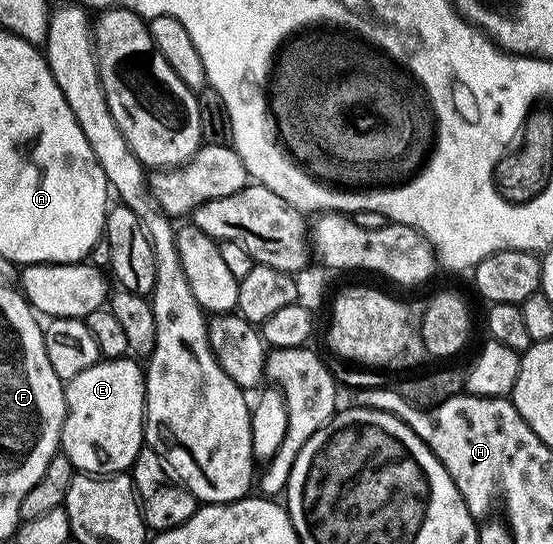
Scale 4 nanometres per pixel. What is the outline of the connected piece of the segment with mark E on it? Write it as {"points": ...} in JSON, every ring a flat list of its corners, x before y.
{"points":[[135,358,100,359,81,374,66,381,67,412,63,416,61,452,83,474,123,474,135,463,137,454,145,447,143,425,147,406,147,381,140,361]]}

